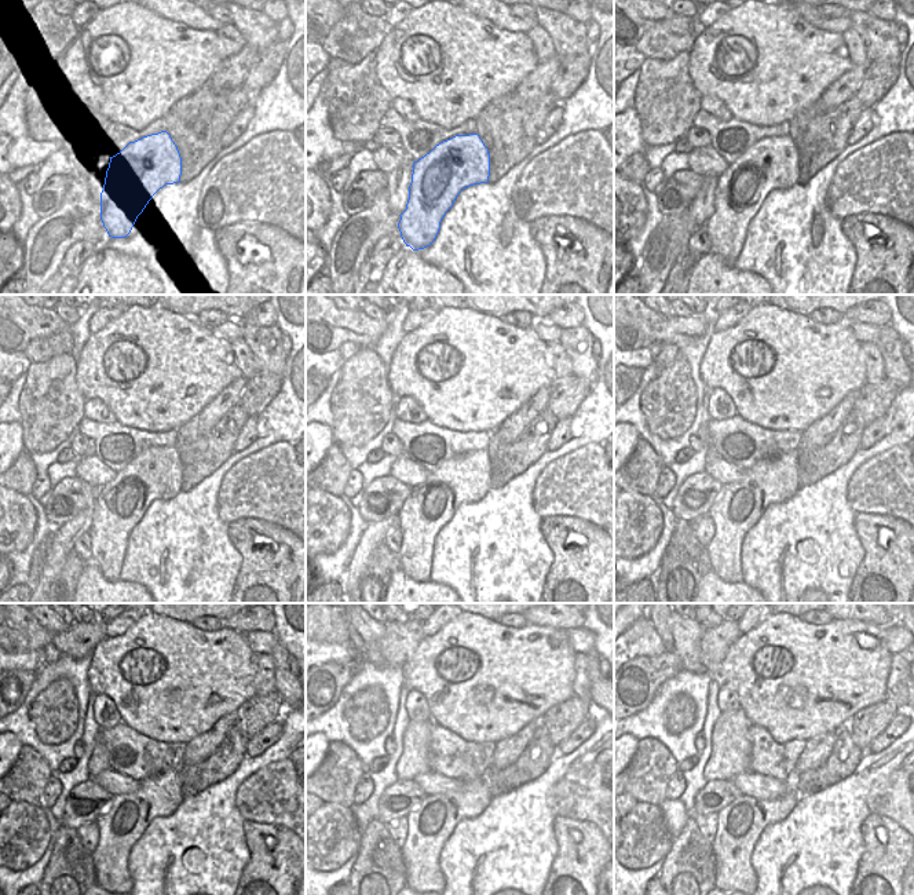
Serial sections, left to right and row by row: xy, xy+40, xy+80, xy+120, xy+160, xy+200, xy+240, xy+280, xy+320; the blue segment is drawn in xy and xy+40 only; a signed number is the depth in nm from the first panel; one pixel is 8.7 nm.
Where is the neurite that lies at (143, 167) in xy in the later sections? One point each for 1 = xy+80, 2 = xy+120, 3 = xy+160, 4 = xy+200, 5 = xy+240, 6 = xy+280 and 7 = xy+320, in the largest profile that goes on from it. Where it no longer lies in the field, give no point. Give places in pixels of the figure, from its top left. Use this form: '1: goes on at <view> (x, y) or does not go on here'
1: goes on at xy+80 (772, 163)
2: goes on at xy+120 (156, 474)
3: goes on at xy+160 (465, 478)
4: goes on at xy+200 (738, 507)
5: goes on at xy+240 (121, 824)
6: goes on at xy+280 (430, 824)
7: goes on at xy+320 (739, 825)

